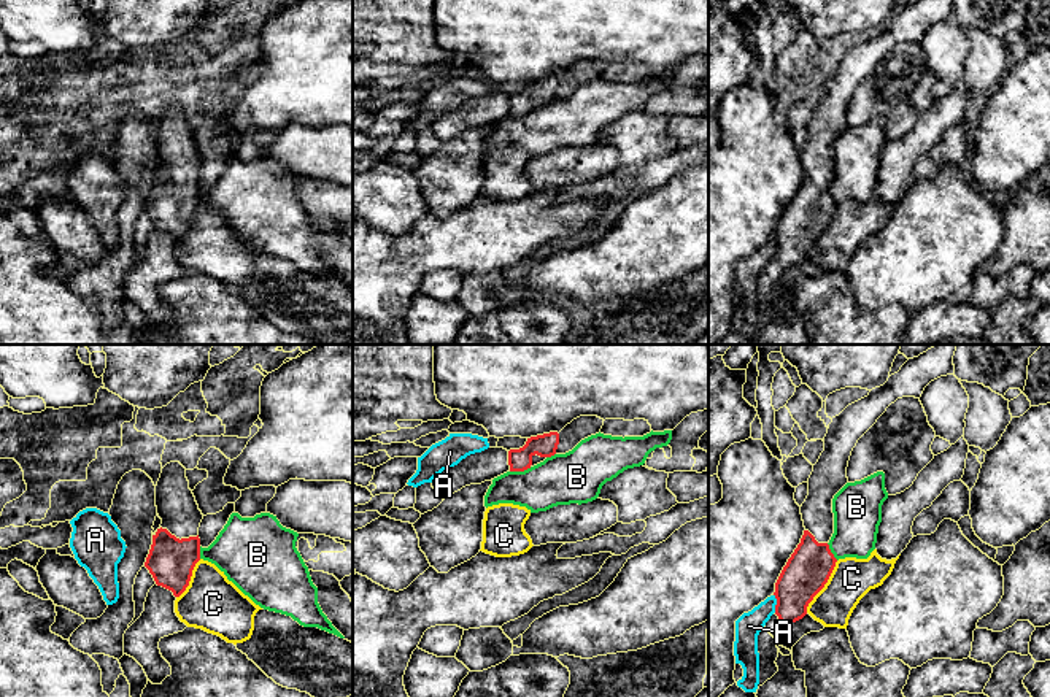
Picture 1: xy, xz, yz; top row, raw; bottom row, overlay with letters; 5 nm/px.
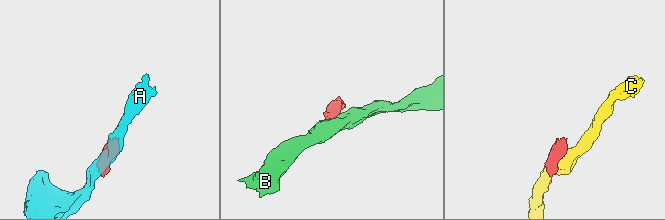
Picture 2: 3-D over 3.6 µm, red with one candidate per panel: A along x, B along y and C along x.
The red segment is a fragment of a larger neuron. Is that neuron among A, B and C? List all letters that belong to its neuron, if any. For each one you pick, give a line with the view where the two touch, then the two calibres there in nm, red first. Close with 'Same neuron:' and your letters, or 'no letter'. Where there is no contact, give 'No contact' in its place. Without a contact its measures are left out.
Same neuron: no letter

